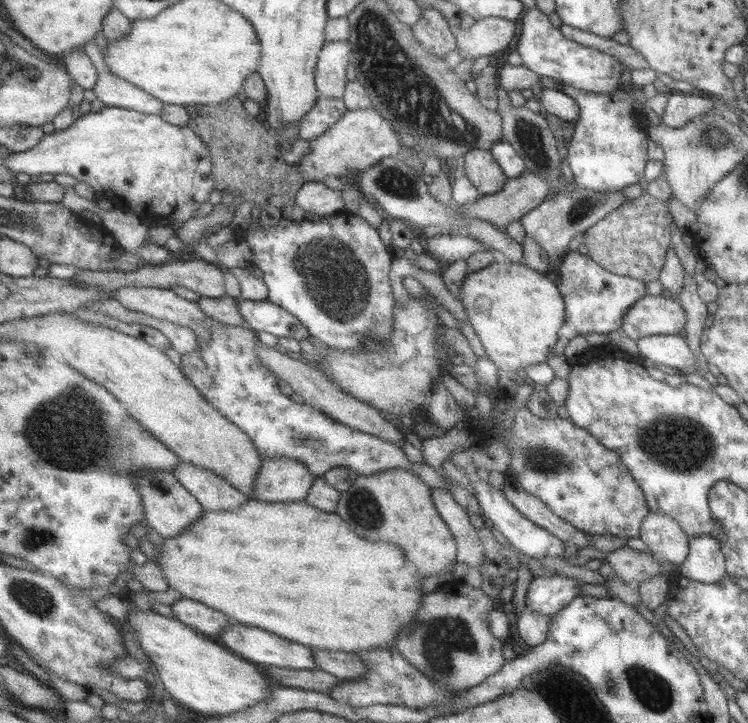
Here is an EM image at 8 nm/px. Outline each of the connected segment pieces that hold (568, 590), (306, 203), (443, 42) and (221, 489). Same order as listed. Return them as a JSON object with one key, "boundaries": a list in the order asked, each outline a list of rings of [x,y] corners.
{"boundaries":[[[[569,576],[533,578],[527,589],[525,606],[552,617],[575,596],[580,595],[580,580]]],[[[308,181],[297,196],[297,203],[308,212],[332,216],[347,208],[342,192],[330,188],[325,182]]],[[[432,6],[424,10],[424,19],[414,28],[420,42],[439,57],[444,58],[456,48],[453,30],[448,30],[446,18]]],[[[182,461],[174,470],[179,482],[205,506],[206,510],[232,510],[250,501],[246,492],[239,490],[216,471]]]]}

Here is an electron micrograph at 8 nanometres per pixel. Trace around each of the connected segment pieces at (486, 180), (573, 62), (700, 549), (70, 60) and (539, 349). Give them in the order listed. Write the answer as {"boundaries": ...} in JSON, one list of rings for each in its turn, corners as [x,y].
{"boundaries":[[[[472,149],[463,156],[464,173],[482,195],[497,193],[510,179],[489,150]]],[[[538,7],[532,10],[526,8],[521,20],[522,34],[518,36],[517,51],[526,68],[540,77],[550,76],[582,90],[605,93],[617,89],[623,67],[615,55],[604,54],[595,48],[568,40],[563,32],[550,22],[548,14],[544,14]]],[[[712,534],[689,539],[689,553],[679,565],[684,581],[714,585],[727,577],[721,543]]],[[[85,47],[68,52],[61,61],[82,88],[94,90],[98,86],[100,71]]],[[[492,261],[486,268],[467,273],[460,293],[469,324],[498,368],[498,390],[515,398],[520,388],[518,376],[528,367],[548,361],[558,340],[558,329],[565,324],[565,302],[557,283],[528,265]]]]}

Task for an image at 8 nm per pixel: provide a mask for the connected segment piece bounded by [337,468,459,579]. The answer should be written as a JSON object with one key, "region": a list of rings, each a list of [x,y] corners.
{"region":[[[409,468],[360,475],[354,488],[342,496],[337,510],[352,530],[374,542],[390,542],[406,549],[407,560],[418,567],[422,579],[444,572],[456,562],[456,541],[453,531],[434,506],[434,488]]]}

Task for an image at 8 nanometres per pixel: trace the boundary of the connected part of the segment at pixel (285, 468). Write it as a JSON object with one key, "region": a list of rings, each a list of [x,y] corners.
{"region":[[[288,457],[265,459],[252,499],[266,502],[307,501],[316,476],[303,462]]]}

